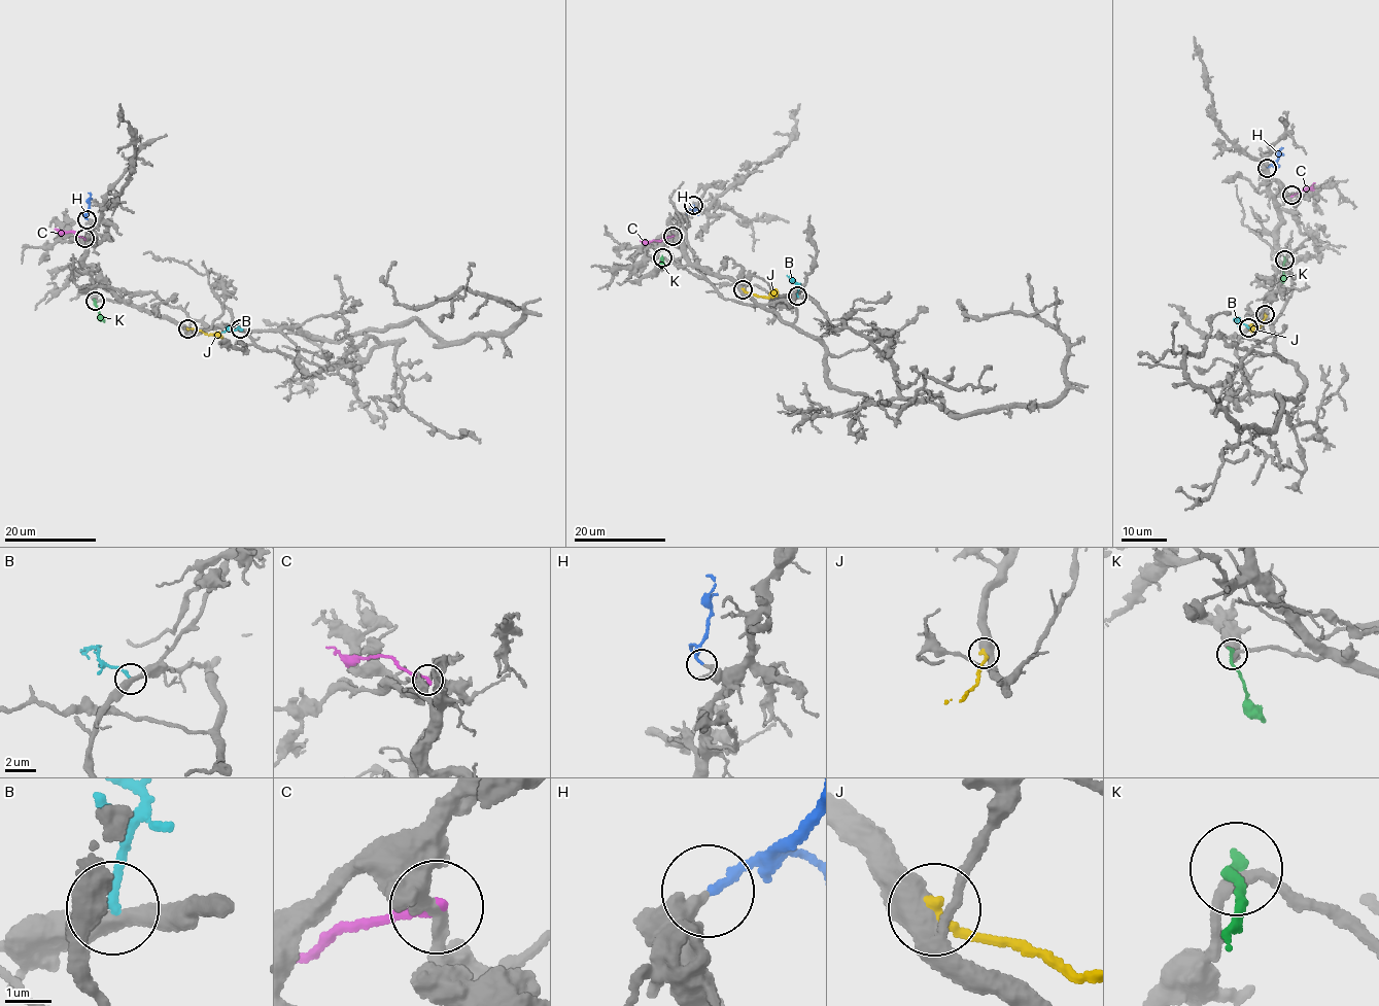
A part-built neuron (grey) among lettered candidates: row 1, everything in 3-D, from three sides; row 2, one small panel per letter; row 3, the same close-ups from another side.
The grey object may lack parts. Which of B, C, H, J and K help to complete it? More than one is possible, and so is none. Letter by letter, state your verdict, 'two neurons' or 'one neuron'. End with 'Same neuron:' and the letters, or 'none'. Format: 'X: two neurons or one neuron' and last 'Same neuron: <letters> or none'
B: one neuron
C: two neurons
H: one neuron
J: two neurons
K: two neurons
Same neuron: B, H

